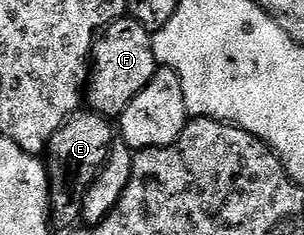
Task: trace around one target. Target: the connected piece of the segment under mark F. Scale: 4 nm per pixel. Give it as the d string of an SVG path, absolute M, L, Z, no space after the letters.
M115 20L94 41L92 59L88 65L88 83L84 89L85 103L107 118L121 117L128 102L132 102L132 98L140 94L140 90L153 78L155 71L152 33L135 20Z

